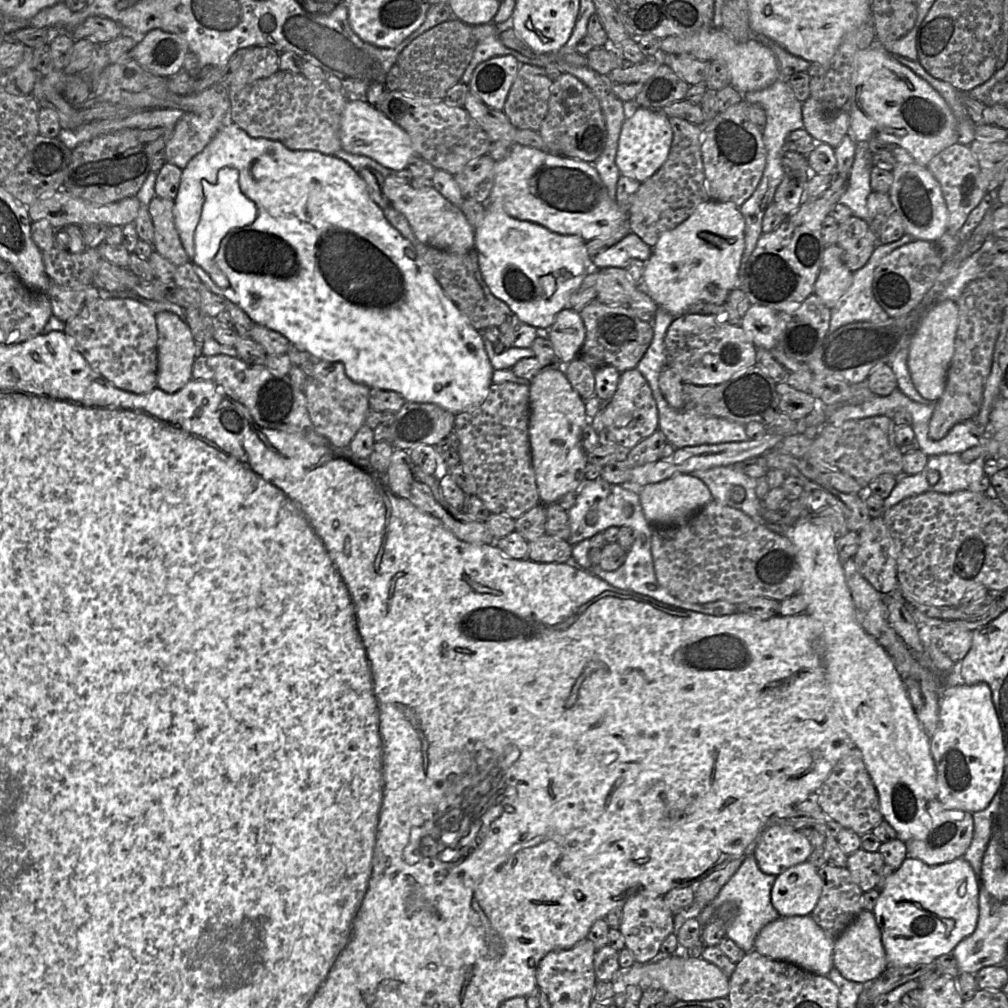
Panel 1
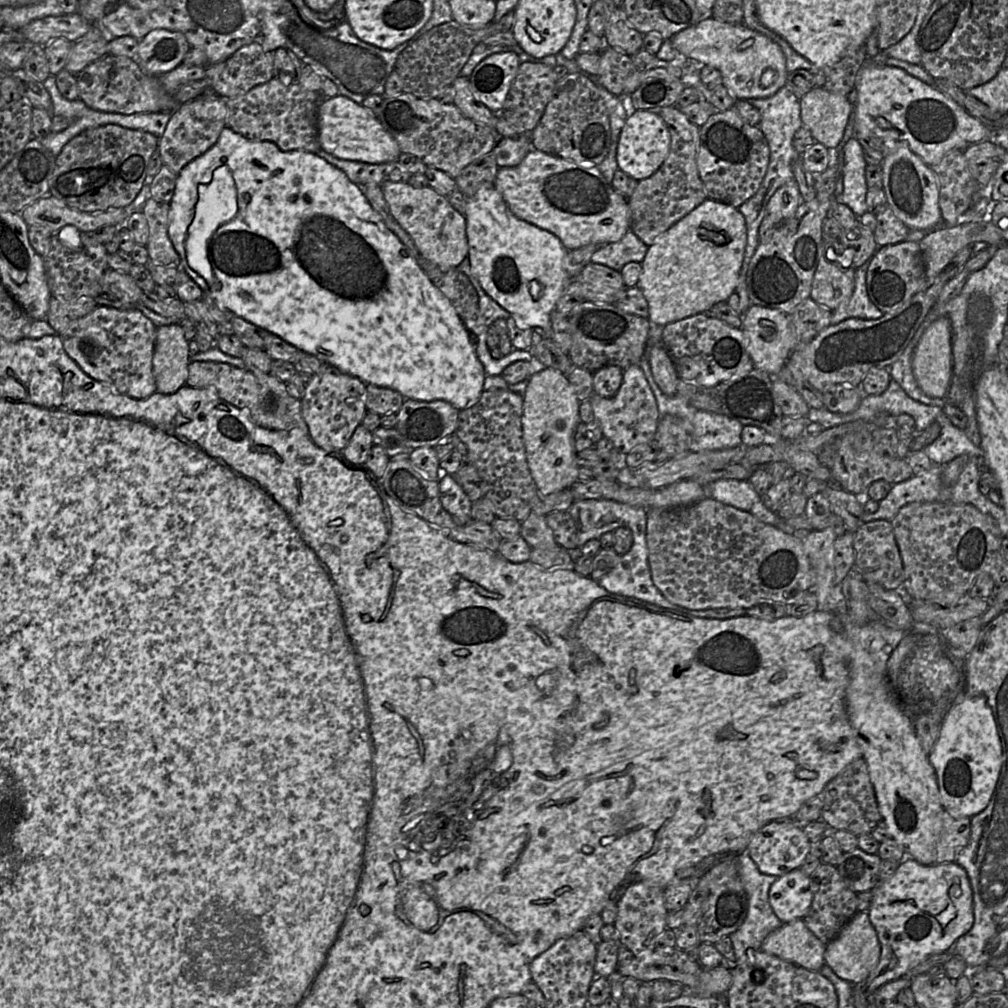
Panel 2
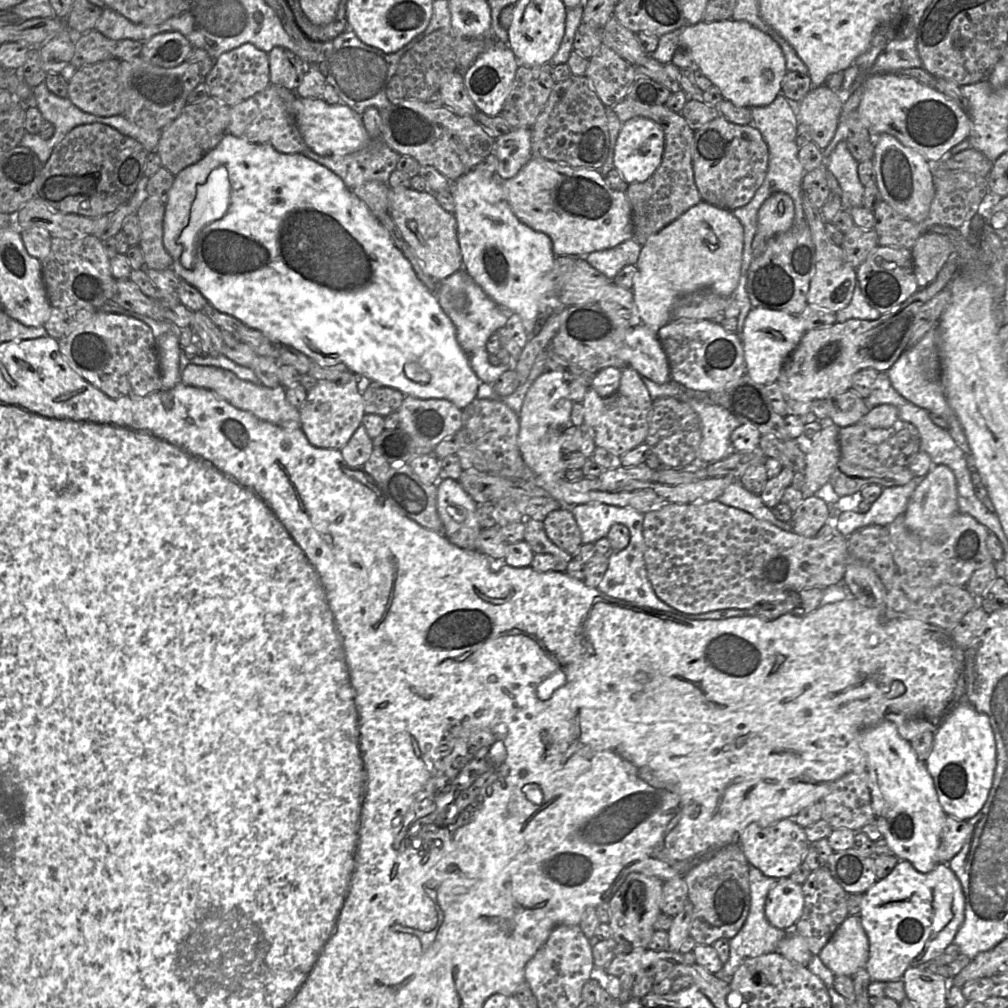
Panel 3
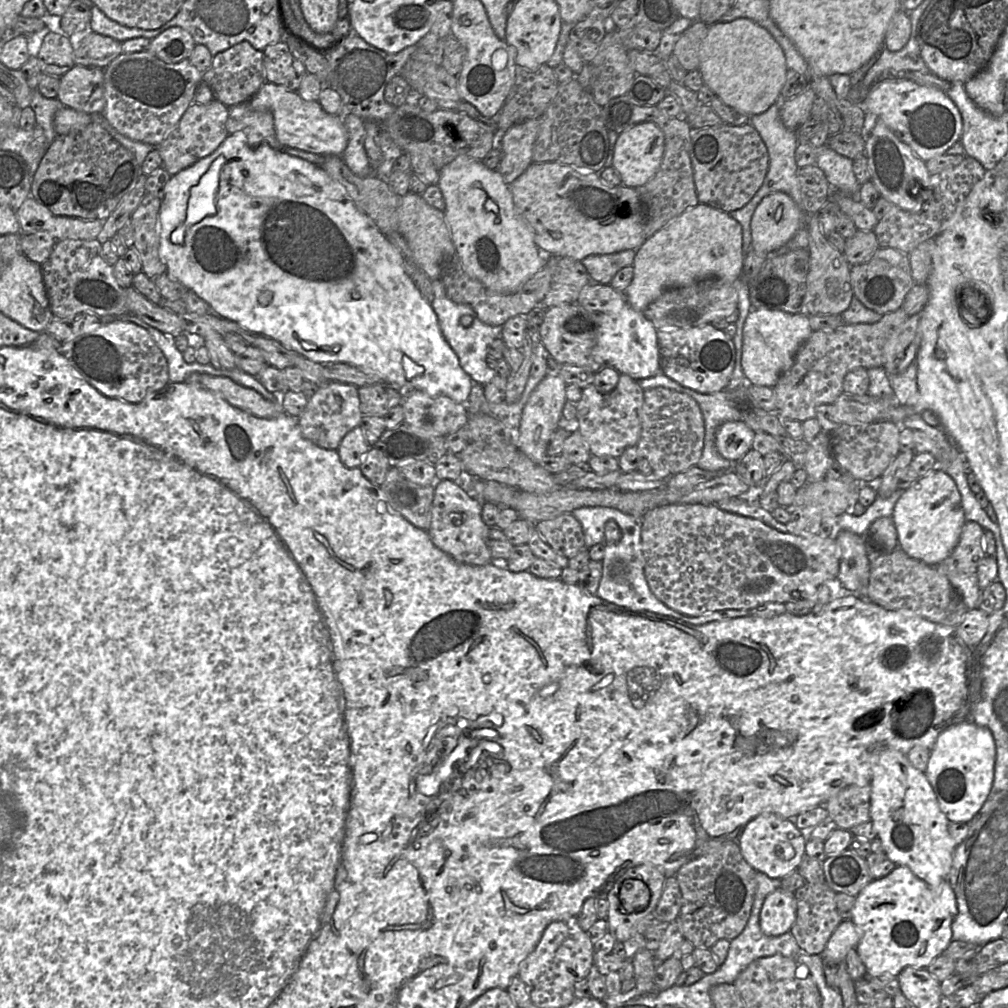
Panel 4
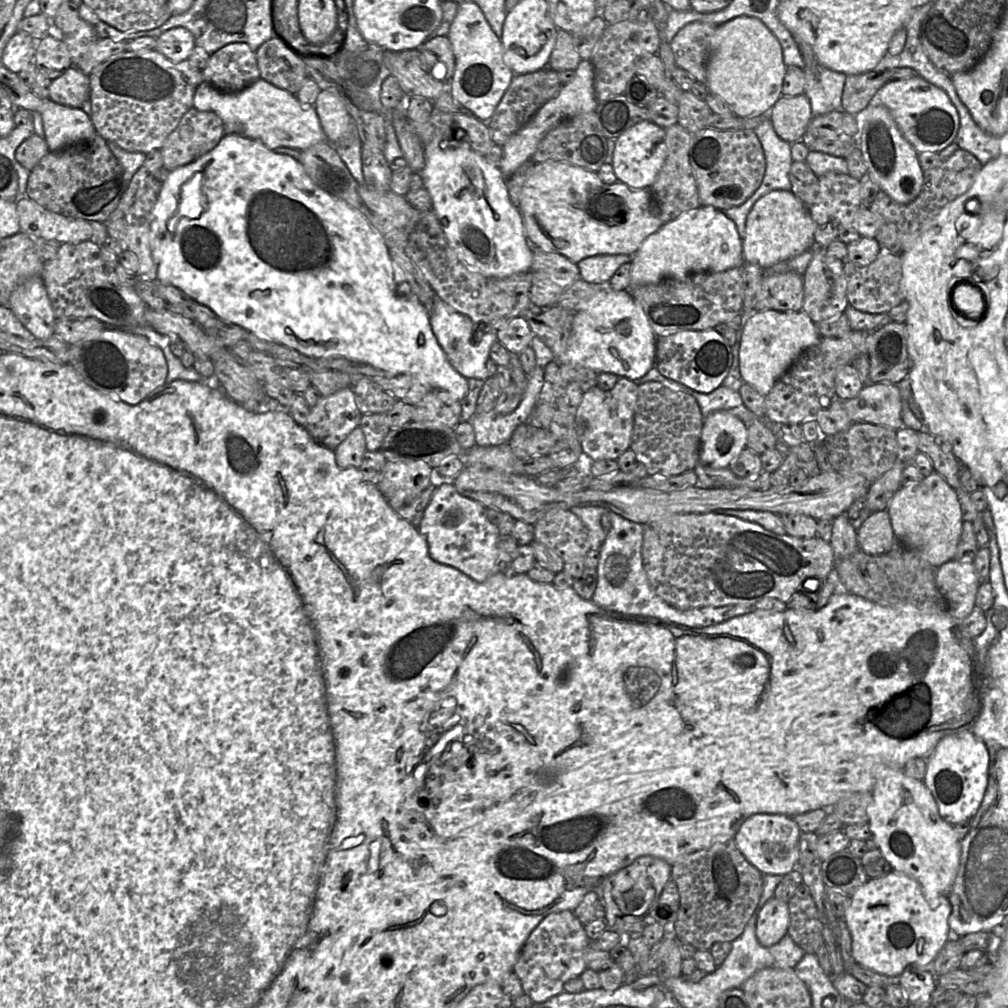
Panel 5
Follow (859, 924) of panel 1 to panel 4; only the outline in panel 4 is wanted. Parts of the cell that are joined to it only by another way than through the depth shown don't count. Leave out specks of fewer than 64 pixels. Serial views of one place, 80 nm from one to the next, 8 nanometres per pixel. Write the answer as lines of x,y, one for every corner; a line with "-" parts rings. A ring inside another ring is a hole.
851,919
843,920
820,955
825,962
832,962
838,965
845,960
849,950
856,948
860,938
860,930

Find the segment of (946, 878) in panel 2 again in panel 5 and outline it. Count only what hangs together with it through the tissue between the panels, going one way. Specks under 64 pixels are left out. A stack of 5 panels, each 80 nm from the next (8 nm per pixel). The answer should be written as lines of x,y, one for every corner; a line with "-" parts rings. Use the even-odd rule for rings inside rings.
892,870
883,877
868,879
851,894
850,904
843,917
851,935
855,962
888,977
899,977
908,965
917,965
920,969
929,971
933,960
948,940
951,910
948,896
943,896
939,906
932,909
920,884
902,872

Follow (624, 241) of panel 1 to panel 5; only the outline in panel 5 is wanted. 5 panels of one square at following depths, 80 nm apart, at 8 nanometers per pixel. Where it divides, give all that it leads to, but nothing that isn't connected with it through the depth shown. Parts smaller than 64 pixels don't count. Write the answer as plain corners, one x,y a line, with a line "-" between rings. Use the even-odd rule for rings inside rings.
598,254
586,257
576,264
581,280
590,283
608,283
616,270
630,261
631,256
626,254

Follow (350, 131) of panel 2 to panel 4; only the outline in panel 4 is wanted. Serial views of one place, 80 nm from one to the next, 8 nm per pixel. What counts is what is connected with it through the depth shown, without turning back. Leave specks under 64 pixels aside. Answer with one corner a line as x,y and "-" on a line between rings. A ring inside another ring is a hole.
266,81
248,103
253,109
273,115
276,138
284,147
321,156
341,156
347,146
348,134
343,116
326,113
318,101
305,101
297,91

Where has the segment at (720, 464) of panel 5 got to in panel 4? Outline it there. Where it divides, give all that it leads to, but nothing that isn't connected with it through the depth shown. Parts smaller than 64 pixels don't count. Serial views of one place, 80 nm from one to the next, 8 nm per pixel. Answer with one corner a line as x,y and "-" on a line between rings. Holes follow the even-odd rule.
743,421
725,422
716,432
716,448
723,458
737,461
752,449
754,435

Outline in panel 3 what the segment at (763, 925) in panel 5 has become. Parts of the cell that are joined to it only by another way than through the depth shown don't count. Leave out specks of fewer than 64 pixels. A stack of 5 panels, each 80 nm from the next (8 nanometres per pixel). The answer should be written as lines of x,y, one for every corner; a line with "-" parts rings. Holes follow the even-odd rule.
788,878
778,879
769,890
765,902
768,922
781,930
792,930
803,914
804,896
802,885

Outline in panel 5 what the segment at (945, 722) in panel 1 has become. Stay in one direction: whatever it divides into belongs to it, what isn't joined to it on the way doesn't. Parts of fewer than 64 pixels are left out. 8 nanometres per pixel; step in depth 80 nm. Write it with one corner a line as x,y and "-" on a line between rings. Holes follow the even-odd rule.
965,729
943,737
927,759
923,780
931,792
940,816
952,826
970,821
983,800
989,775
989,753
985,743
971,729

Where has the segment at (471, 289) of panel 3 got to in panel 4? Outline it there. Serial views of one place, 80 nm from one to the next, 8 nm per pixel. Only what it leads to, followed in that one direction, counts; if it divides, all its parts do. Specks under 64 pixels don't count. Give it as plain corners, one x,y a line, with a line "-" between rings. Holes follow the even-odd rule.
433,280
433,301
431,308
436,316
440,332
448,343
450,348
458,357
460,366
472,379
472,387
468,399
466,400
466,407
469,415
473,415
480,409
480,397
483,394
484,385
487,384
497,371
490,369
486,364
487,347
497,338
501,338
503,326
491,326
483,323
477,317
474,310
469,305
457,304
453,302
446,294
441,280

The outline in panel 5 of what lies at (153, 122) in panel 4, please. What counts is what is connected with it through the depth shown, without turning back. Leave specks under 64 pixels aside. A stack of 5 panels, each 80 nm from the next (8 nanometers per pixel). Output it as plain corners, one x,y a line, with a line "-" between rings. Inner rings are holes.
125,50
99,64
88,75
90,92
86,113
89,114
97,135
107,143
115,143
128,152
148,154
160,150
166,138
178,126
182,116
193,107
196,88
204,81
202,72
191,62
173,63
157,50

